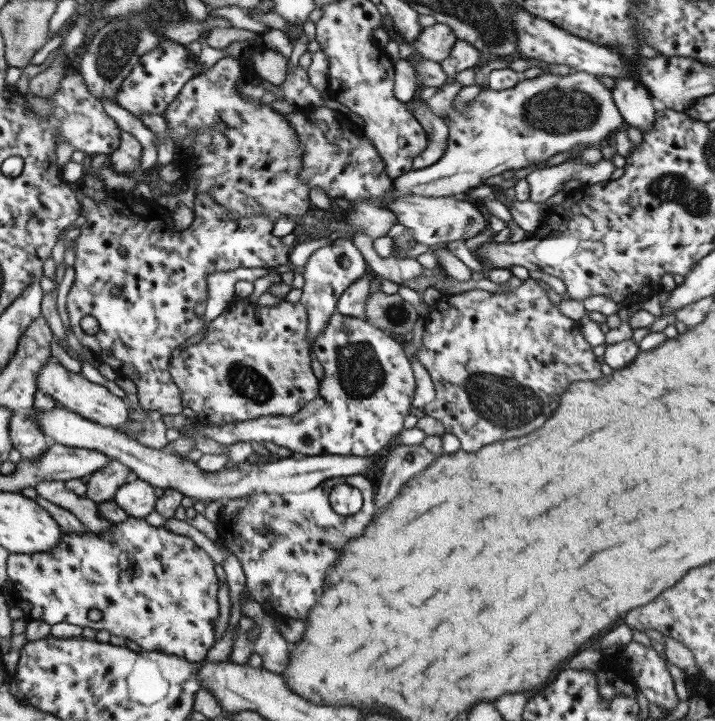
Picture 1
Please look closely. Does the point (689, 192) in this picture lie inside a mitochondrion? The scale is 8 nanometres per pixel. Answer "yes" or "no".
yes

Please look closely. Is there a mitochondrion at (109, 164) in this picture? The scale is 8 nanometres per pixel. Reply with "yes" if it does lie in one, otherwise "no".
no

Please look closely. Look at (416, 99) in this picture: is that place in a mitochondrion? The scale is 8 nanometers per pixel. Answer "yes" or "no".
no

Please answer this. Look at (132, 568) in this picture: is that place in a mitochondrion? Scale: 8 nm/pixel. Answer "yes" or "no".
no

